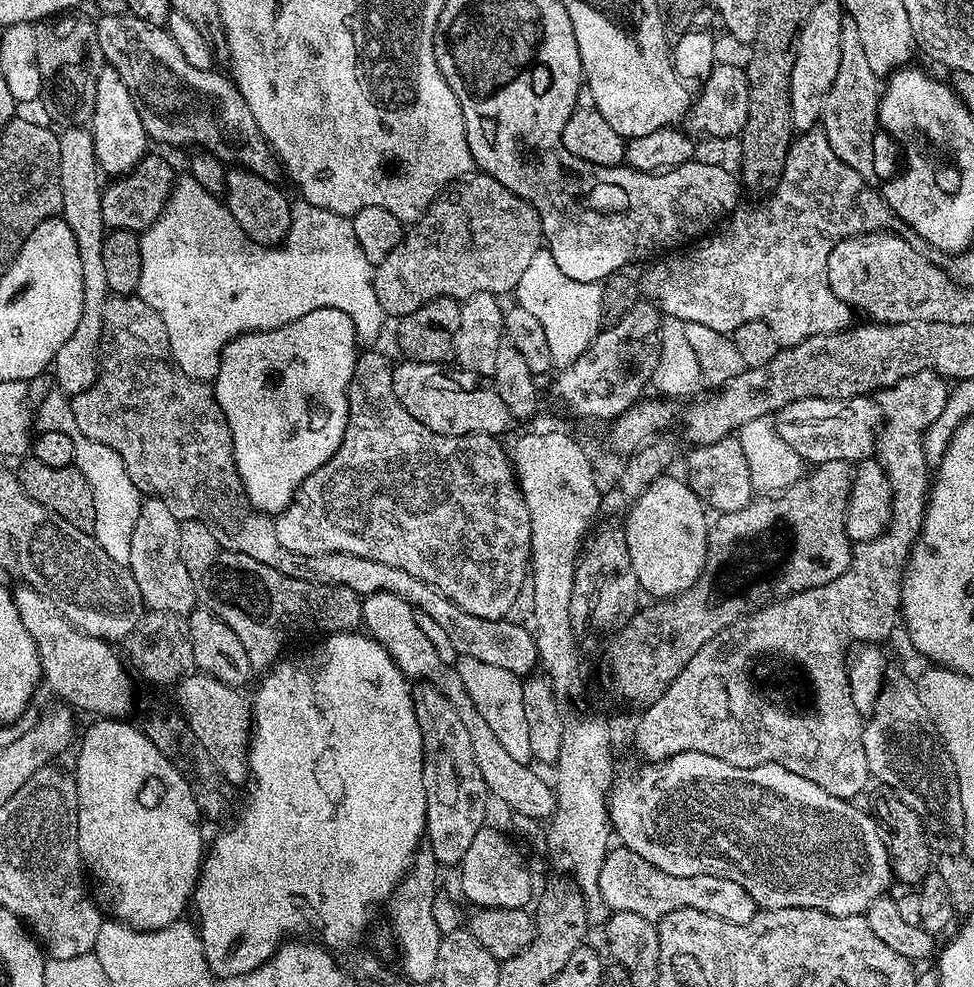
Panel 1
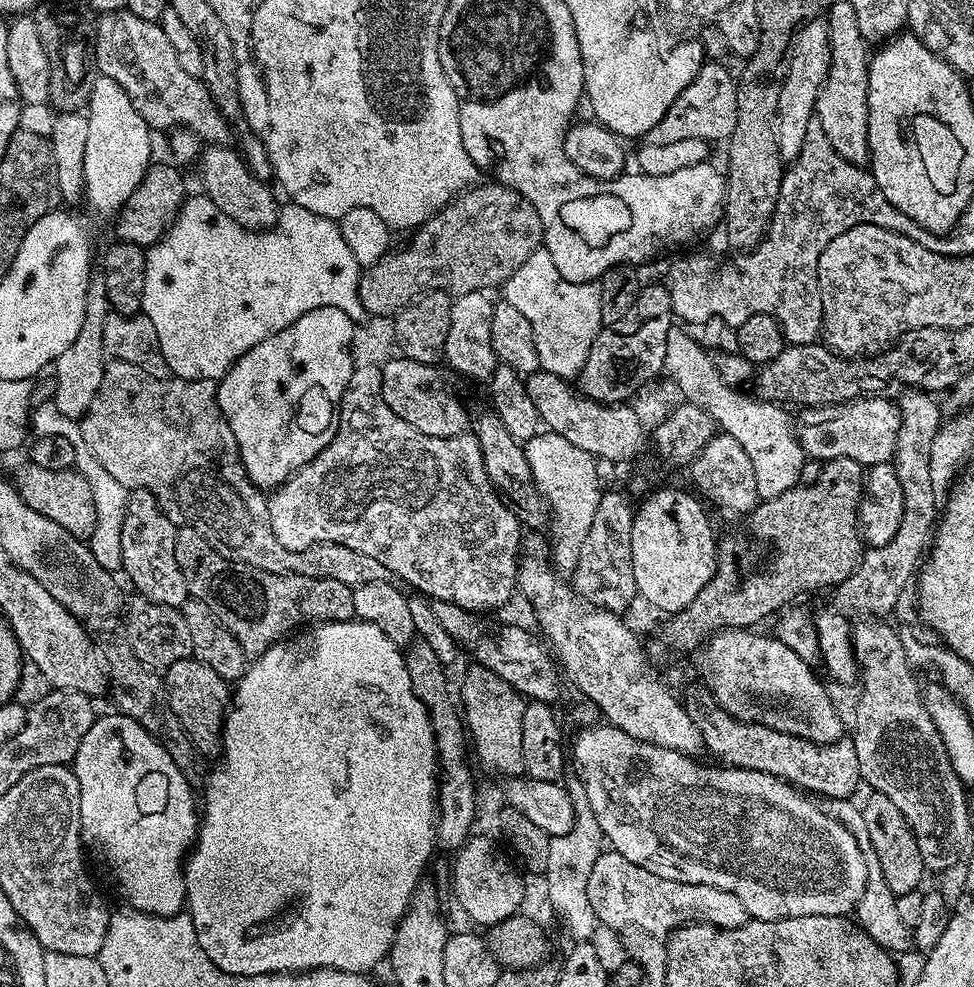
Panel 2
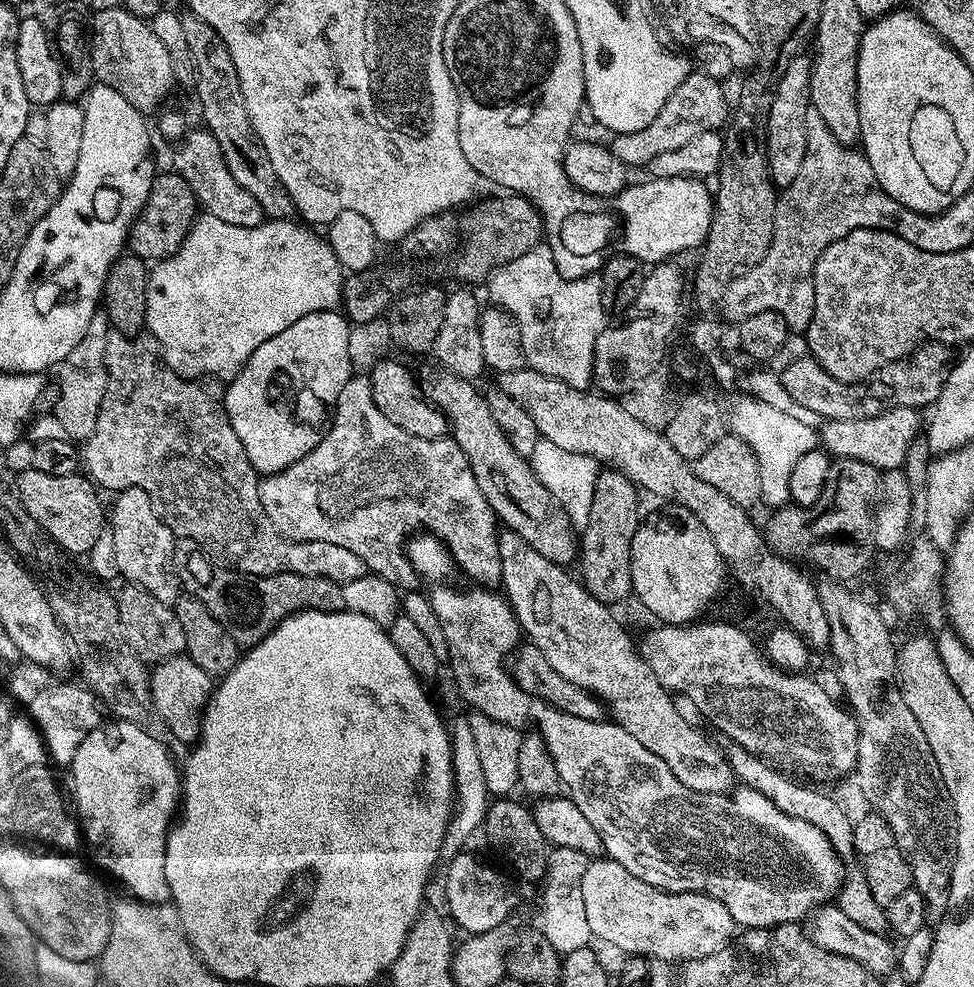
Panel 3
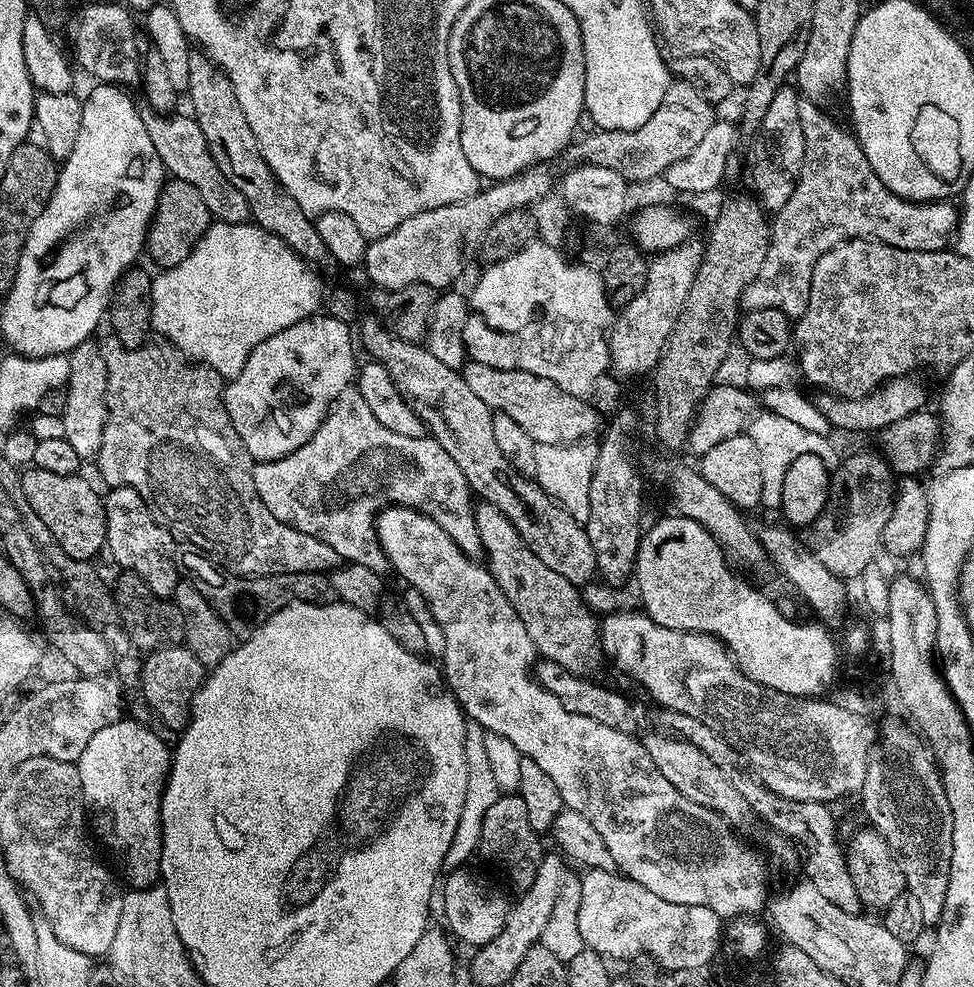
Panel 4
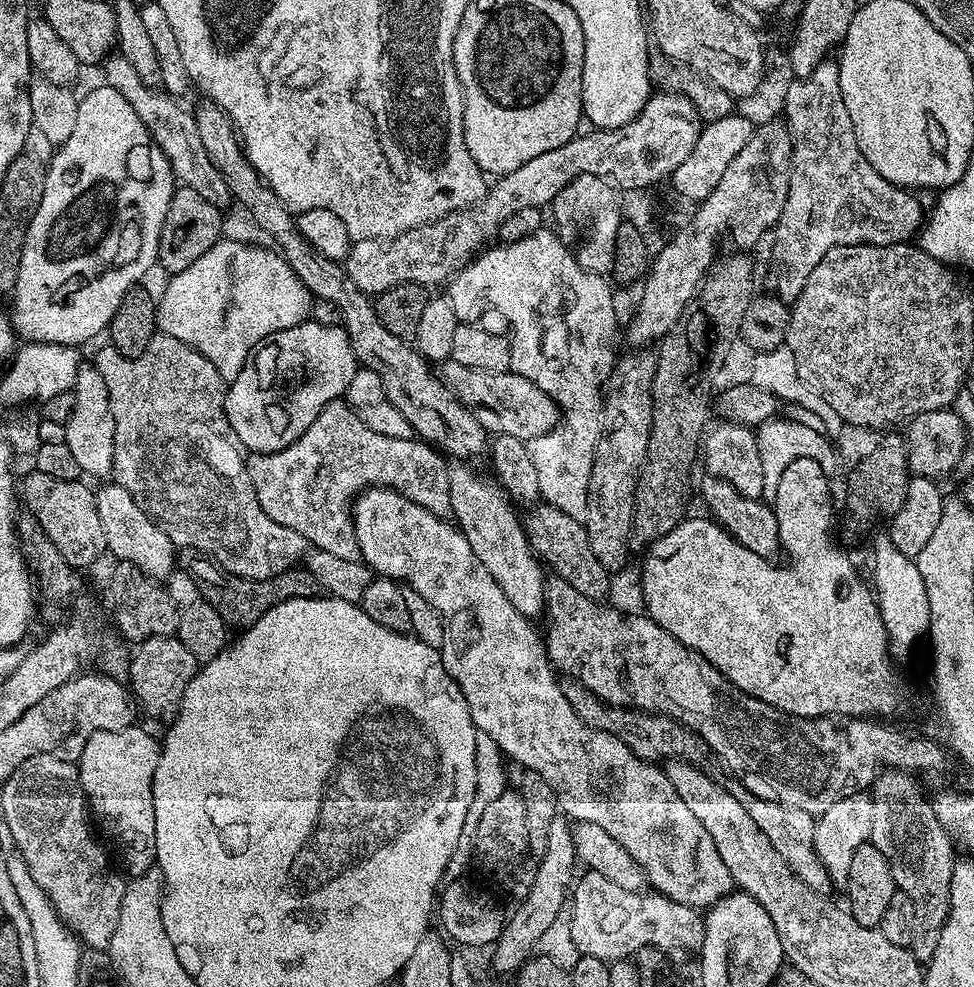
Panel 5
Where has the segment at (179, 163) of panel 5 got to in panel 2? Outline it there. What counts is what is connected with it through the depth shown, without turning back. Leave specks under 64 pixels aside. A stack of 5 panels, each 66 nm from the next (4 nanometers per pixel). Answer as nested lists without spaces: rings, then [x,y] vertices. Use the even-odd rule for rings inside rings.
[[[223,144],[205,147],[200,154],[199,168],[200,180],[204,183],[203,195],[209,196],[214,206],[222,210],[222,214],[230,214],[230,218],[234,218],[238,226],[249,228],[252,232],[273,228],[280,217],[281,205],[276,204],[276,196],[268,189],[269,185],[249,171],[248,165],[235,147]]]

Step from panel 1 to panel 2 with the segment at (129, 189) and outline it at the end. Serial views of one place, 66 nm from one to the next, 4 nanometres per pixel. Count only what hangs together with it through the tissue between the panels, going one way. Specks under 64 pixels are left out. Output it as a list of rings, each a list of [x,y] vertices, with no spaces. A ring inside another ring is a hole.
[[[153,162],[149,164],[142,182],[126,198],[126,202],[120,208],[114,217],[116,223],[116,236],[126,242],[134,242],[142,249],[149,249],[153,244],[157,244],[168,227],[172,225],[173,220],[180,212],[180,207],[184,205],[186,191],[184,192],[184,176],[175,163],[159,164]],[[180,171],[180,172],[179,172]]]

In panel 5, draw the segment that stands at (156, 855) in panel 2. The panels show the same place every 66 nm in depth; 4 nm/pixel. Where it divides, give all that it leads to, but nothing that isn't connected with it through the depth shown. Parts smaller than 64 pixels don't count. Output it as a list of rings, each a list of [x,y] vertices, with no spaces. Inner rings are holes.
[[[139,726],[123,728],[122,730],[106,730],[96,732],[86,742],[82,750],[78,767],[80,770],[80,785],[84,791],[84,799],[91,815],[100,823],[104,831],[103,839],[112,840],[120,860],[124,863],[123,871],[129,877],[141,876],[151,870],[156,864],[156,823],[154,822],[154,770],[158,766],[160,744],[148,732],[143,732]]]

